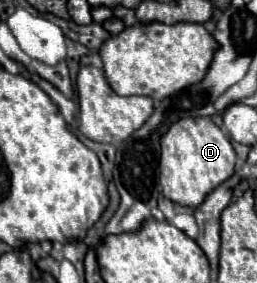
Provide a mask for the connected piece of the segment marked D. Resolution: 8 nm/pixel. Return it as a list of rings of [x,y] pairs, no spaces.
[[[179,119],[161,137],[161,187],[163,195],[183,207],[199,207],[211,189],[227,181],[235,171],[235,151],[223,131],[209,119]]]

